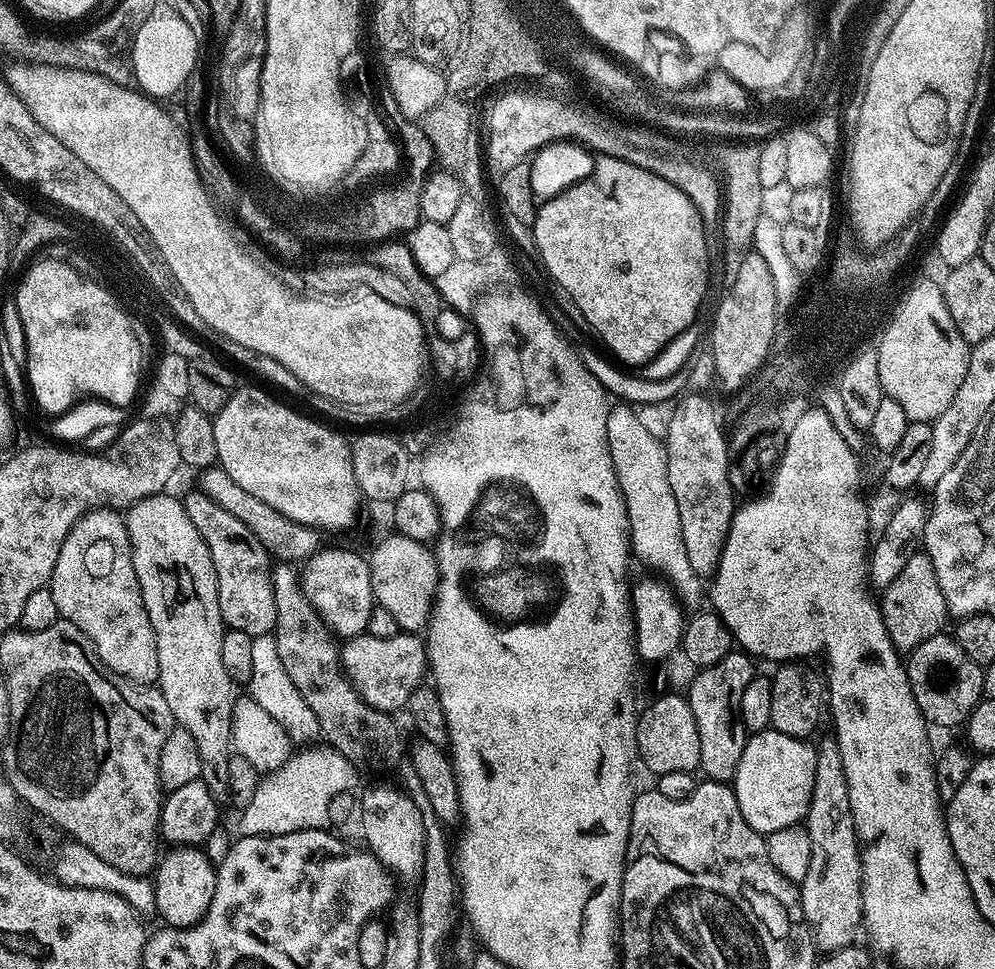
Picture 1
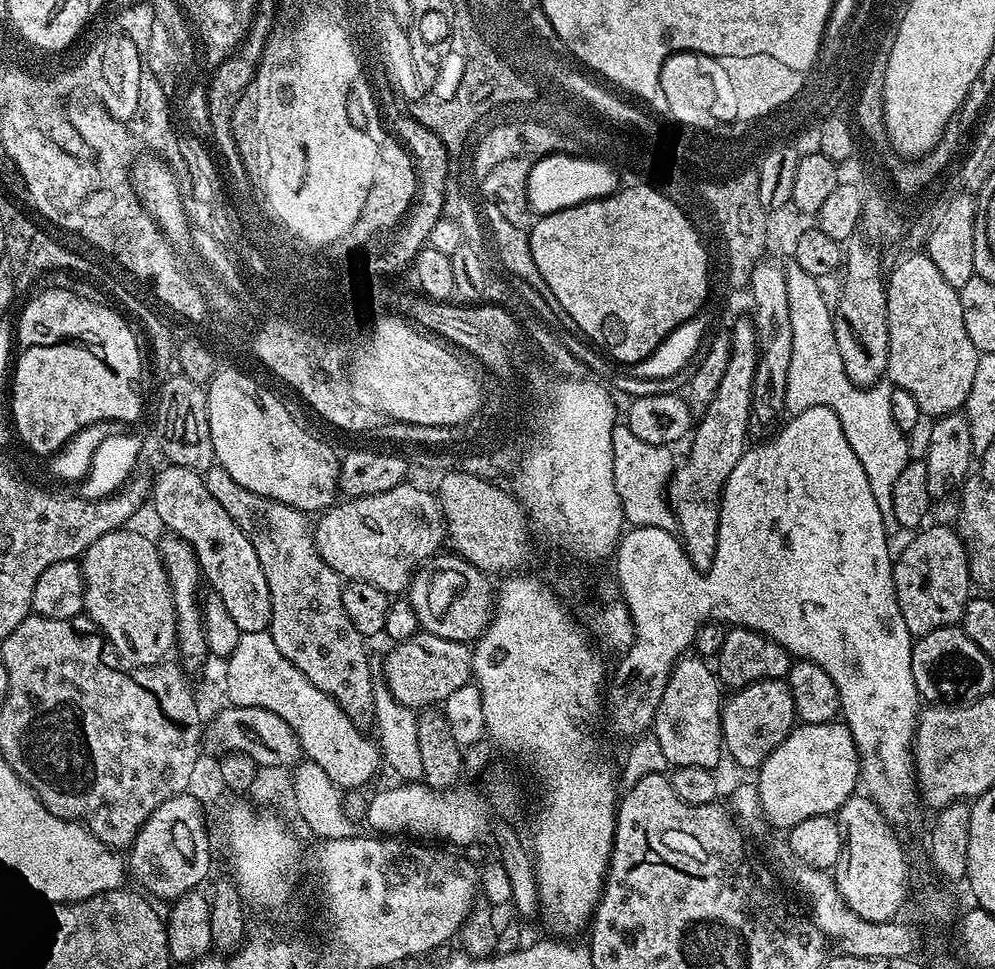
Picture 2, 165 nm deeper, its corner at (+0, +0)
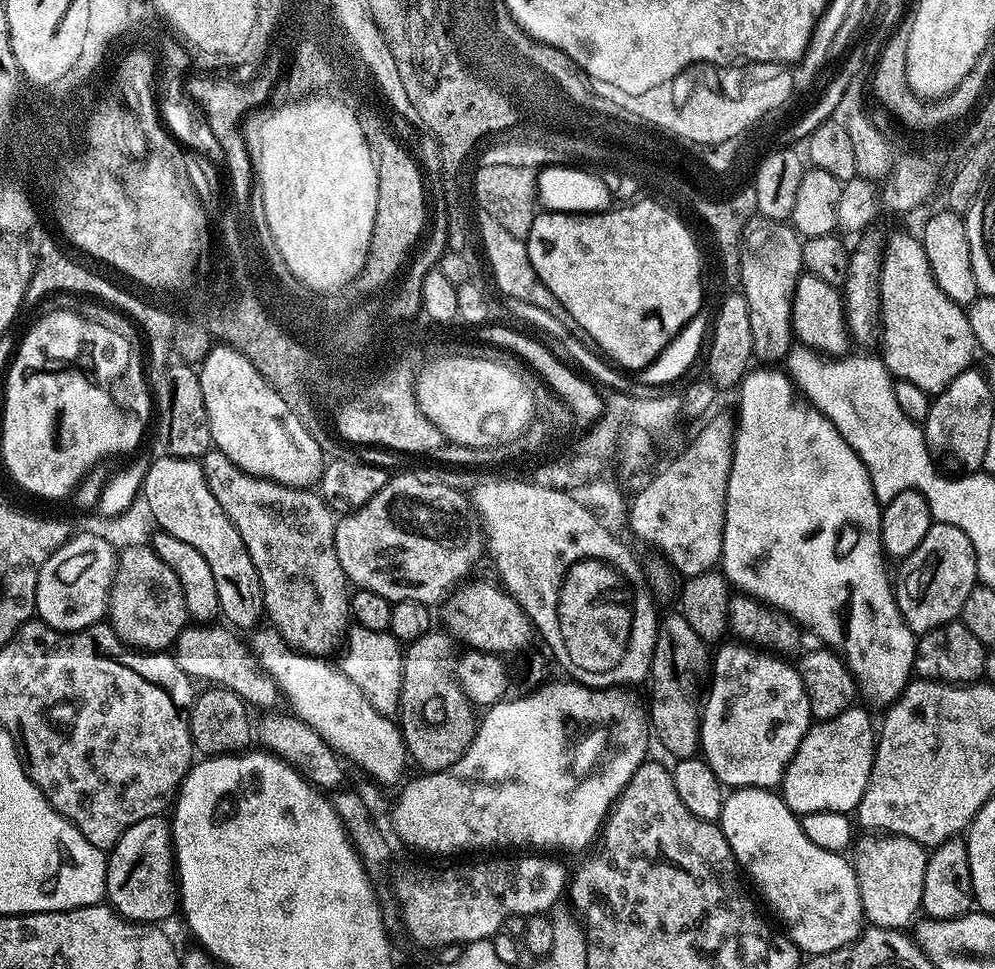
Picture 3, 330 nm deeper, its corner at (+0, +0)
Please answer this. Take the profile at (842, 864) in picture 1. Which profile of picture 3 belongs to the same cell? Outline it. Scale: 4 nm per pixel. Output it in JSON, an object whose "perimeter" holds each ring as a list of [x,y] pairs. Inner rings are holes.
{"perimeter":[[[884,834],[879,838],[881,840],[864,840],[860,849],[859,844],[855,849],[854,883],[864,911],[864,920],[878,928],[904,930],[909,927],[908,923],[911,925],[917,919],[921,911],[922,878],[926,878],[928,852],[925,845],[905,836]]]}

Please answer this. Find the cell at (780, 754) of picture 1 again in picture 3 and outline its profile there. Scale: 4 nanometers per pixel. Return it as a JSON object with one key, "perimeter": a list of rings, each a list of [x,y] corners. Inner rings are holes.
{"perimeter":[[[860,707],[847,708],[834,718],[813,723],[802,738],[780,787],[781,796],[796,815],[815,812],[852,814],[862,802],[876,757],[878,728],[874,720],[872,724],[871,714]]]}

